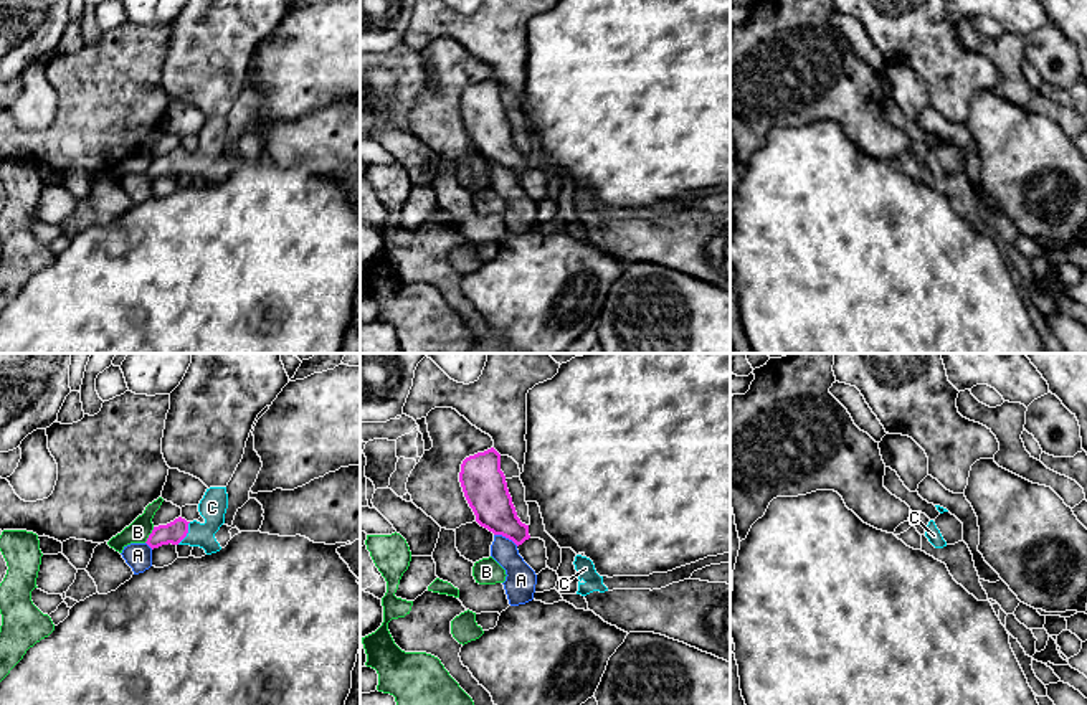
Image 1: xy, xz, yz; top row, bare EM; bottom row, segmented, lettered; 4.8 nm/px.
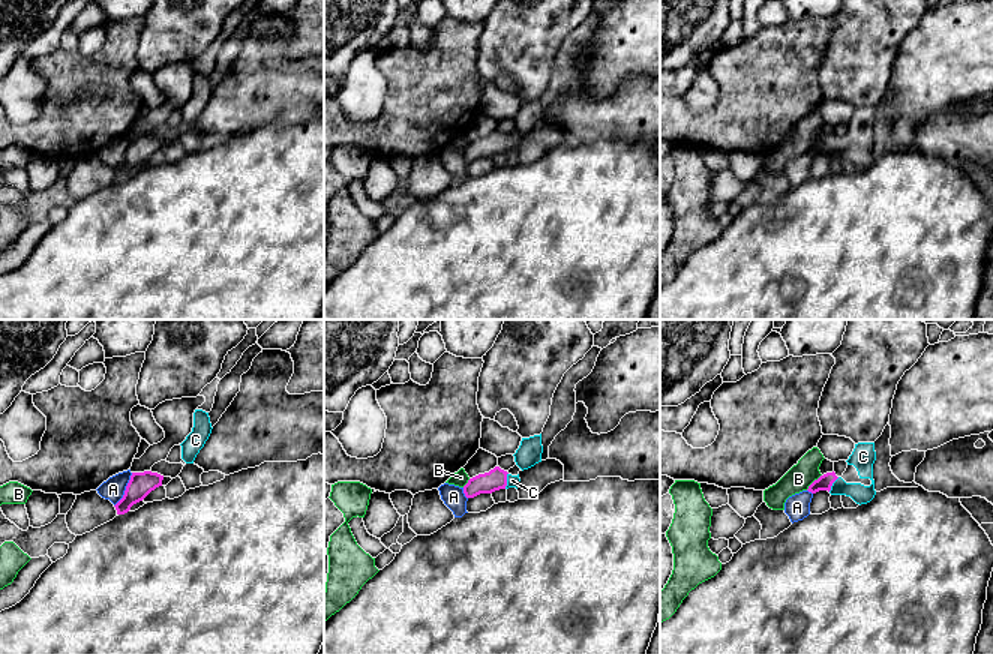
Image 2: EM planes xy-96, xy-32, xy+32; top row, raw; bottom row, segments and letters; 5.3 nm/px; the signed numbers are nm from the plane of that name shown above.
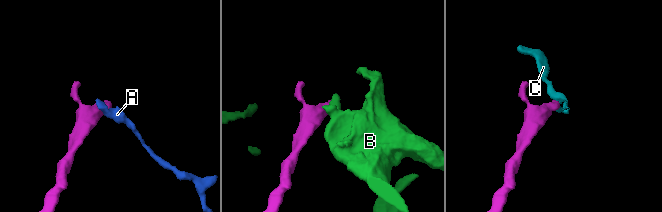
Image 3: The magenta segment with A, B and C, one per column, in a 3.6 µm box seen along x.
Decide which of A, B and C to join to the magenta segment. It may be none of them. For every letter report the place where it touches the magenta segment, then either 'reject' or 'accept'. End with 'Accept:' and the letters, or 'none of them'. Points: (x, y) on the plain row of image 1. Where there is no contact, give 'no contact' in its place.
A: xz (506, 167) | reject
B: xy (149, 165) | reject
C: xy (187, 162) | accept
Accept: C

